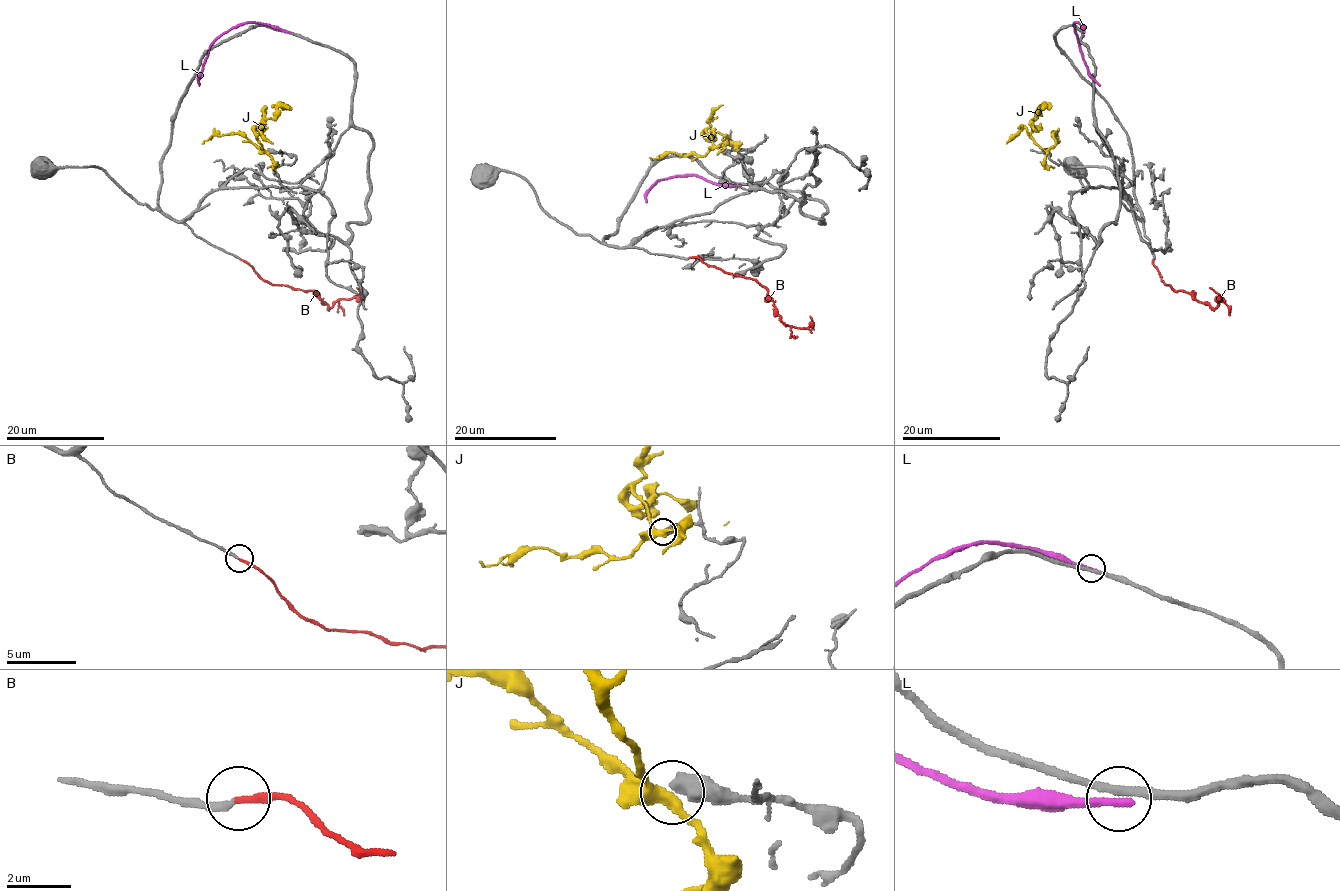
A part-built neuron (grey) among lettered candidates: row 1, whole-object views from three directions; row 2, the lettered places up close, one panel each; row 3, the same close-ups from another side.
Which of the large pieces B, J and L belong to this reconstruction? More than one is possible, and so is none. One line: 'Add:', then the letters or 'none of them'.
Add: B

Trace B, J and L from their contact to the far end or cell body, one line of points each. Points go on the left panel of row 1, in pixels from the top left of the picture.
B: (241, 259), (272, 284), (314, 290), (331, 307), (338, 300), (357, 296), (357, 288)
J: (267, 151), (256, 136), (255, 129), (261, 130), (264, 122), (273, 118), (280, 107), (289, 109)
L: (288, 32), (246, 23), (224, 32), (210, 46), (199, 86)

